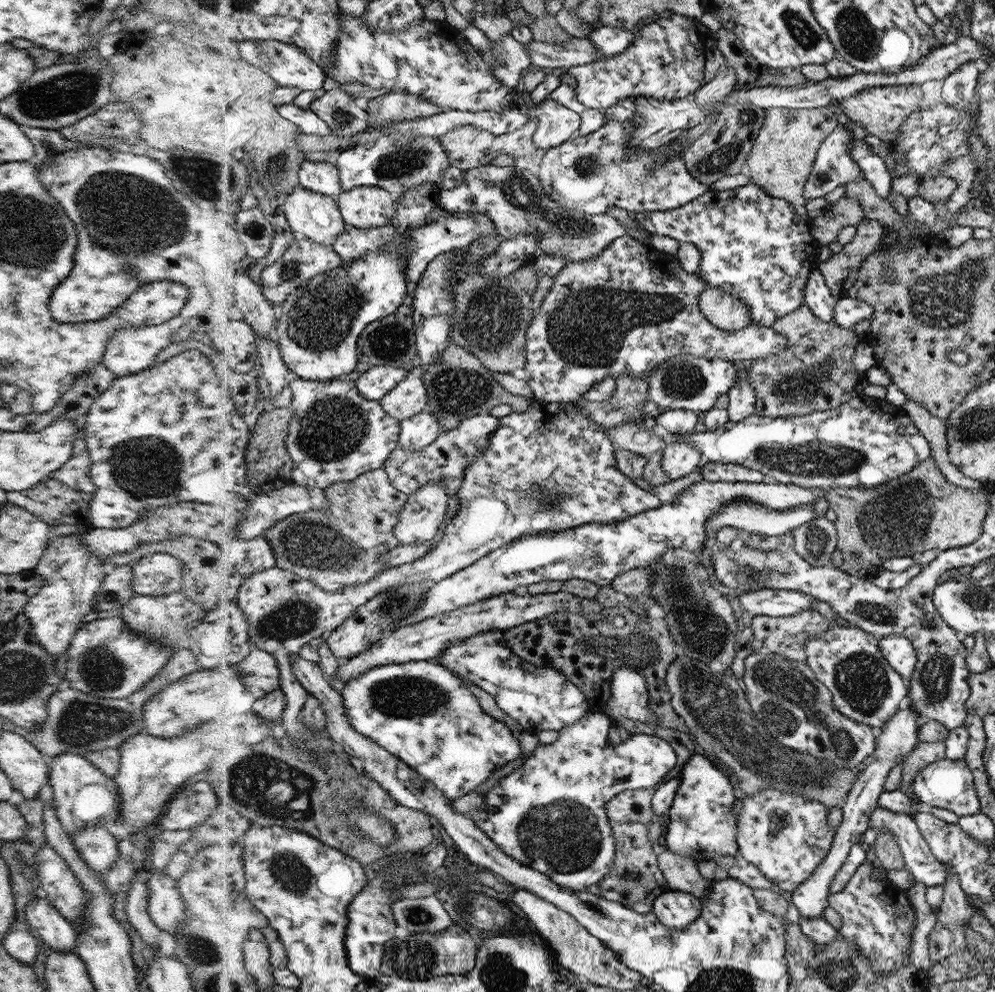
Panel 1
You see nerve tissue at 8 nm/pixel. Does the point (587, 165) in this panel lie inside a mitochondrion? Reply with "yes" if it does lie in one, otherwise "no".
yes

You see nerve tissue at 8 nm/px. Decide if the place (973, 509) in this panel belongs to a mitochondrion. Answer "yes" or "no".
no

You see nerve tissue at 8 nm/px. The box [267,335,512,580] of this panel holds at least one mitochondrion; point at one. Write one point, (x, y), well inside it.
(332, 427)

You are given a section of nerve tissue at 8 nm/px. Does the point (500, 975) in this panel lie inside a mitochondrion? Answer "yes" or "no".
yes

